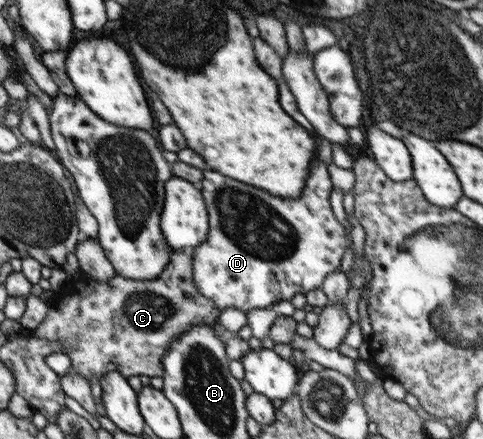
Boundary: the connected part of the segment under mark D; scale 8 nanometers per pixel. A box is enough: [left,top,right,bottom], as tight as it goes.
[191,156,351,313]

